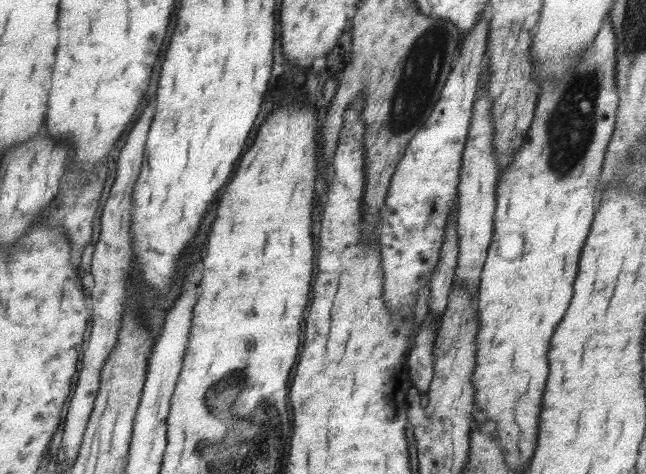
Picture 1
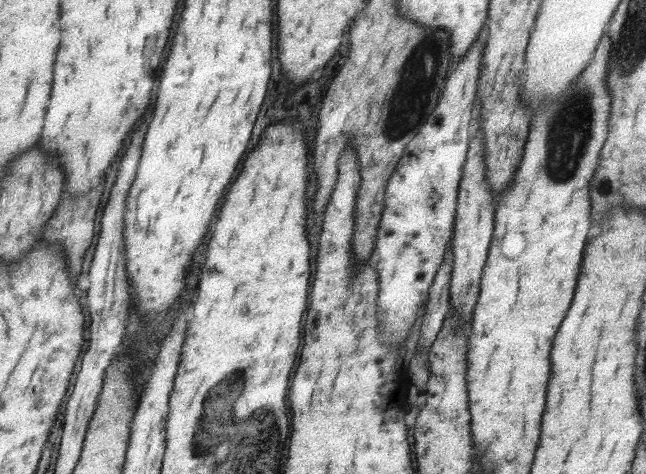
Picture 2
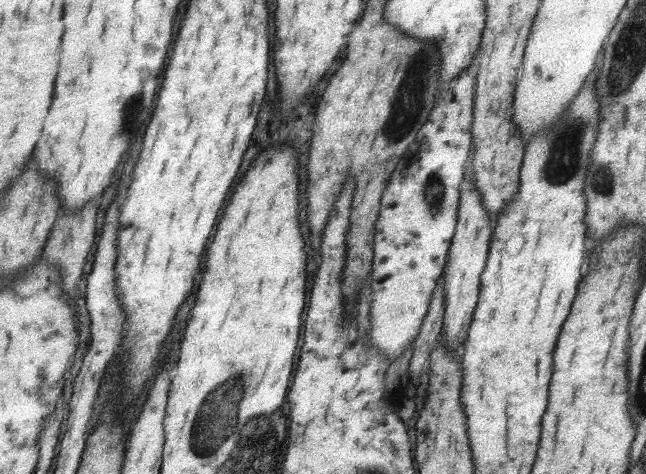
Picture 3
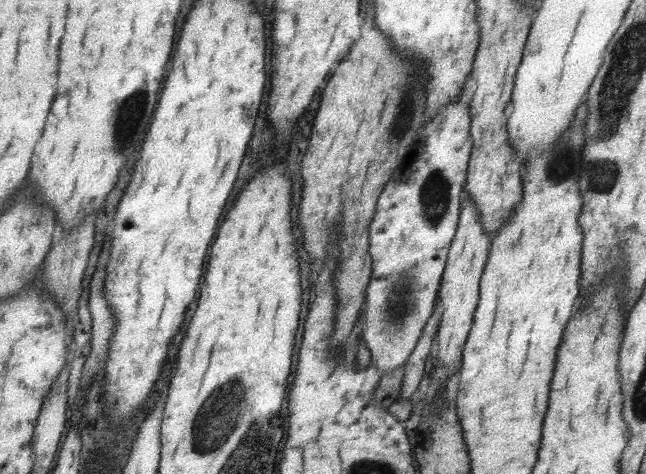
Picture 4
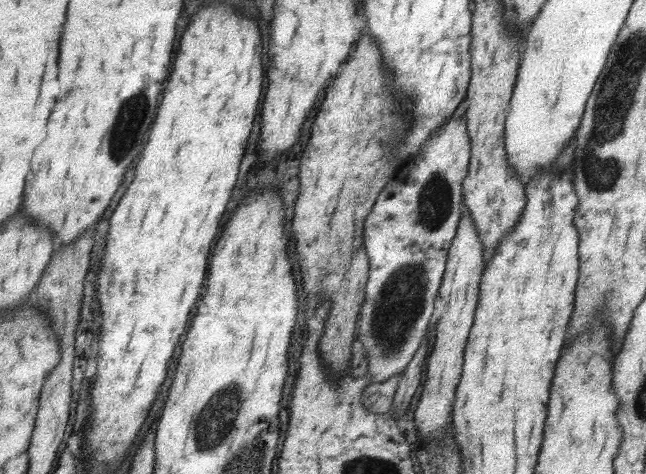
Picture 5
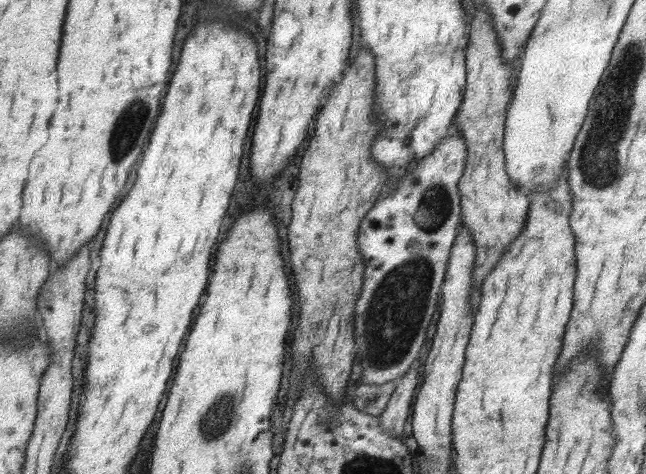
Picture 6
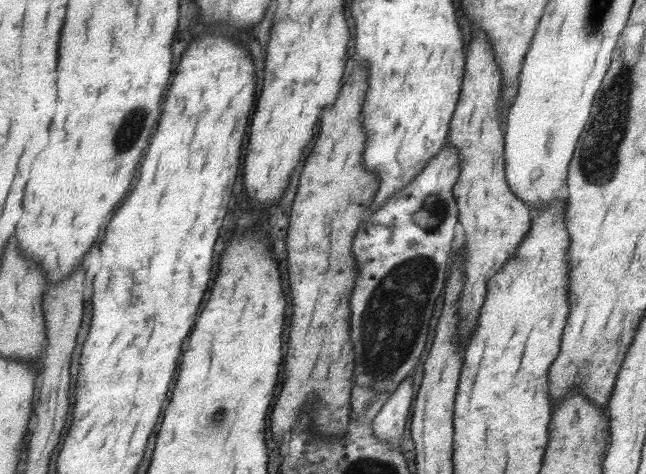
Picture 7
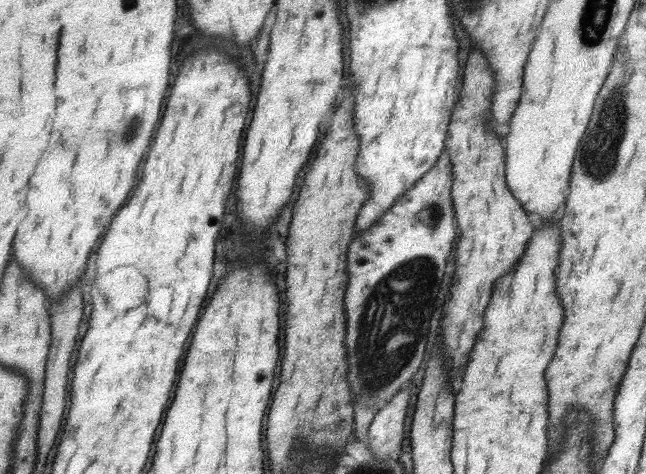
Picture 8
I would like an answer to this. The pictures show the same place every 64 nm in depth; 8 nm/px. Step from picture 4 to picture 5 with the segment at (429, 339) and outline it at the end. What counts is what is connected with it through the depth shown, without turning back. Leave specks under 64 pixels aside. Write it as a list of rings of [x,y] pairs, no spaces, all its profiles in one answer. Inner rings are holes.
[[[428,340],[419,346],[419,351],[416,351],[414,358],[408,363],[408,366],[401,372],[400,381],[392,408],[398,408],[398,410],[407,410],[418,390],[418,386],[422,384],[422,370],[424,370],[424,360],[428,356]]]

